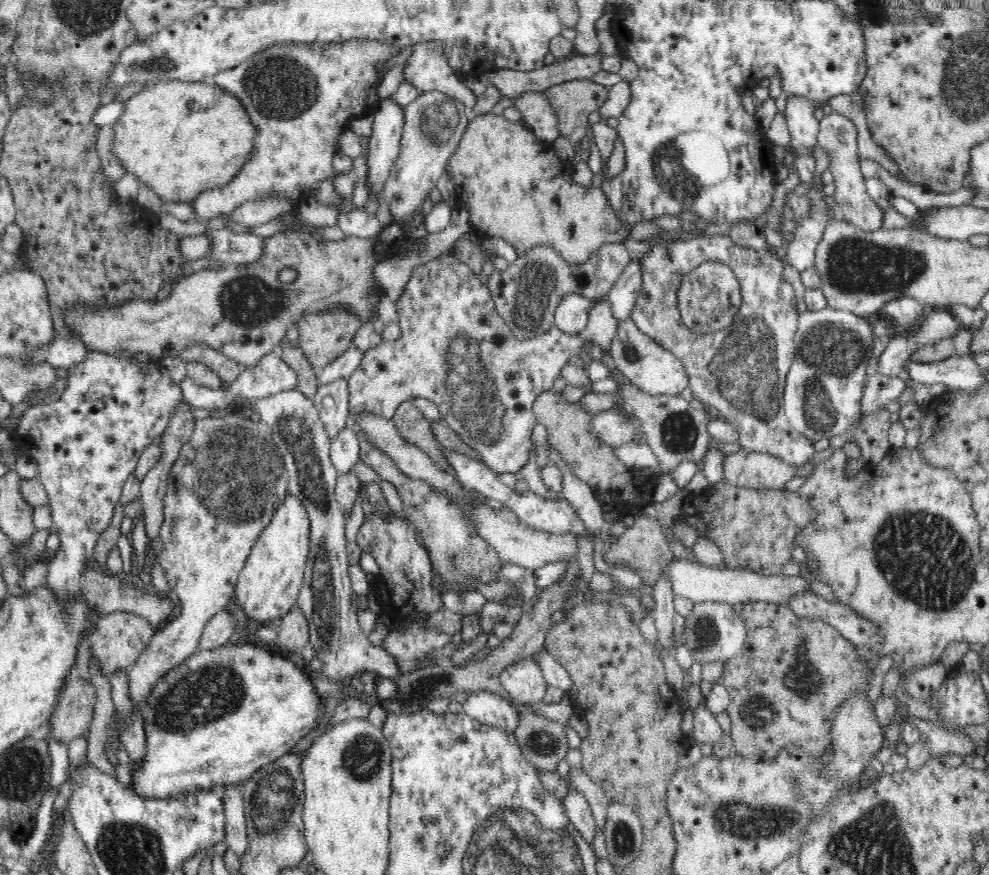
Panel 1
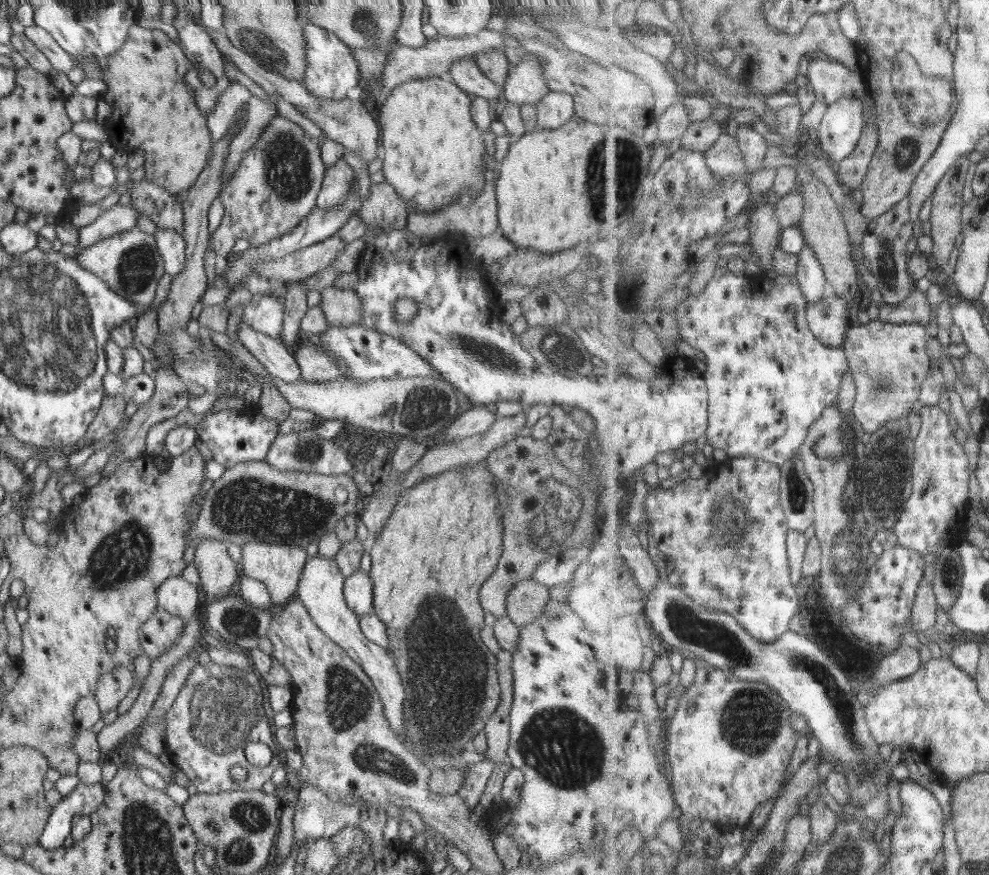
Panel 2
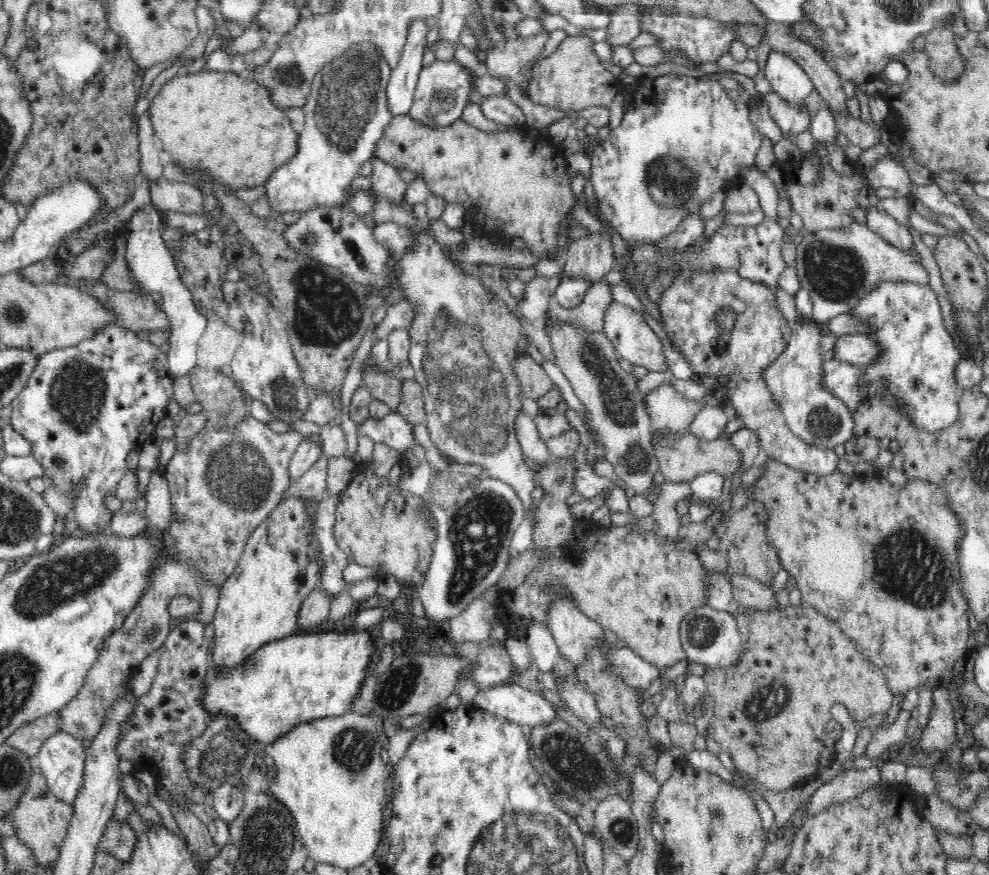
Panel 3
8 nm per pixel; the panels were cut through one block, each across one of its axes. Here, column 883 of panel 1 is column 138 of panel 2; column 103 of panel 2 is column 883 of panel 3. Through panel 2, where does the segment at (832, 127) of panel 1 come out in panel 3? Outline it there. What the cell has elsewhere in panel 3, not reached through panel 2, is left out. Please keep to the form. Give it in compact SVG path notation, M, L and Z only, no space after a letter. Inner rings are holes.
M876 206L866 209L867 227L900 250L914 250L912 232Z

